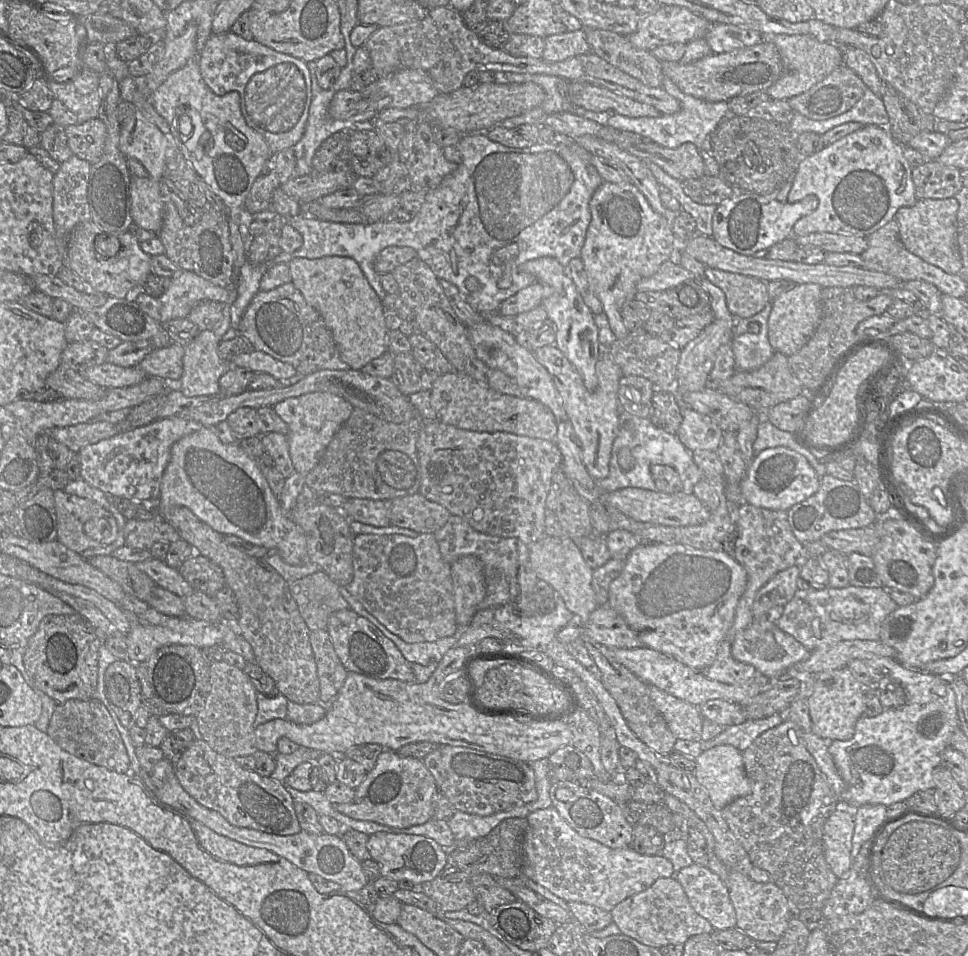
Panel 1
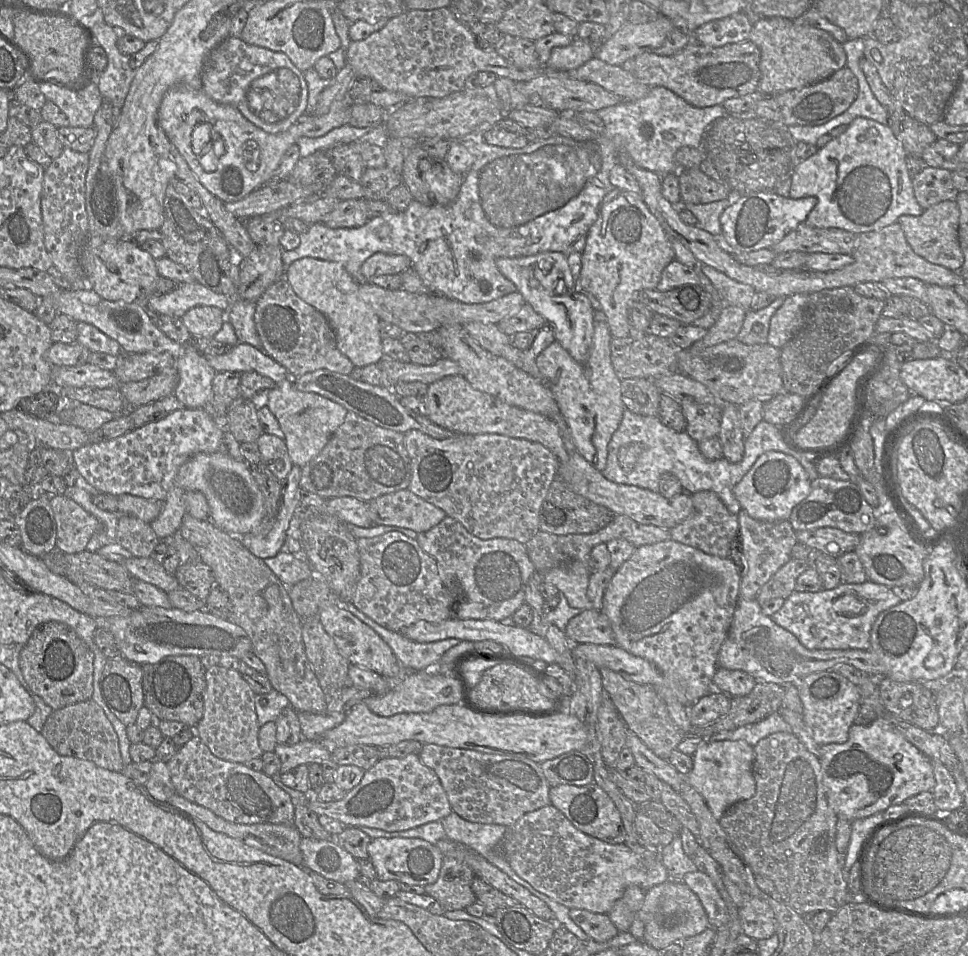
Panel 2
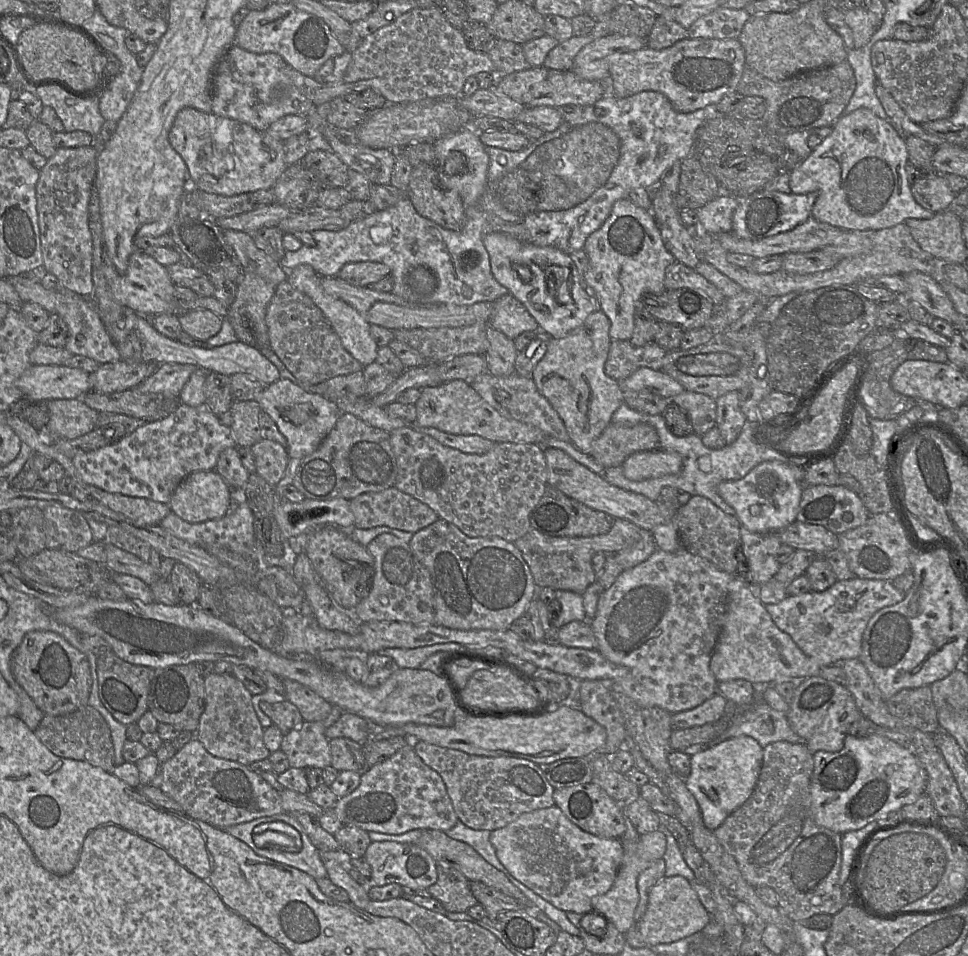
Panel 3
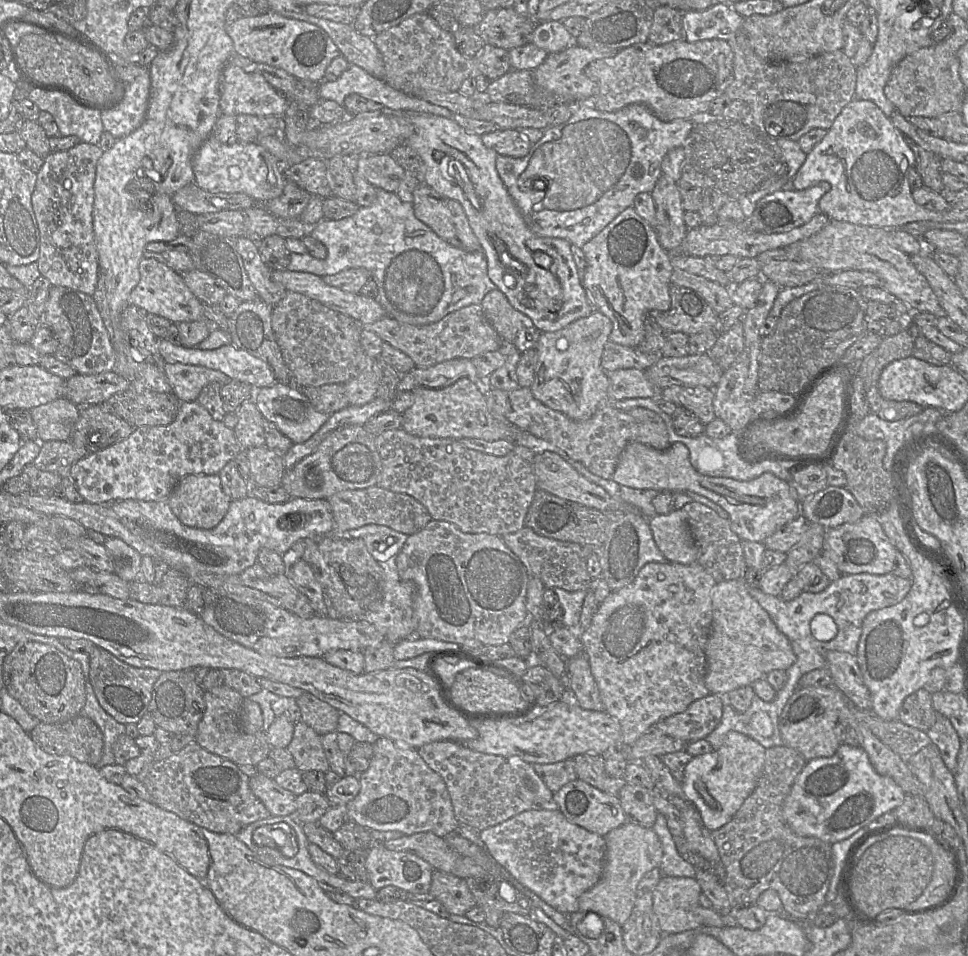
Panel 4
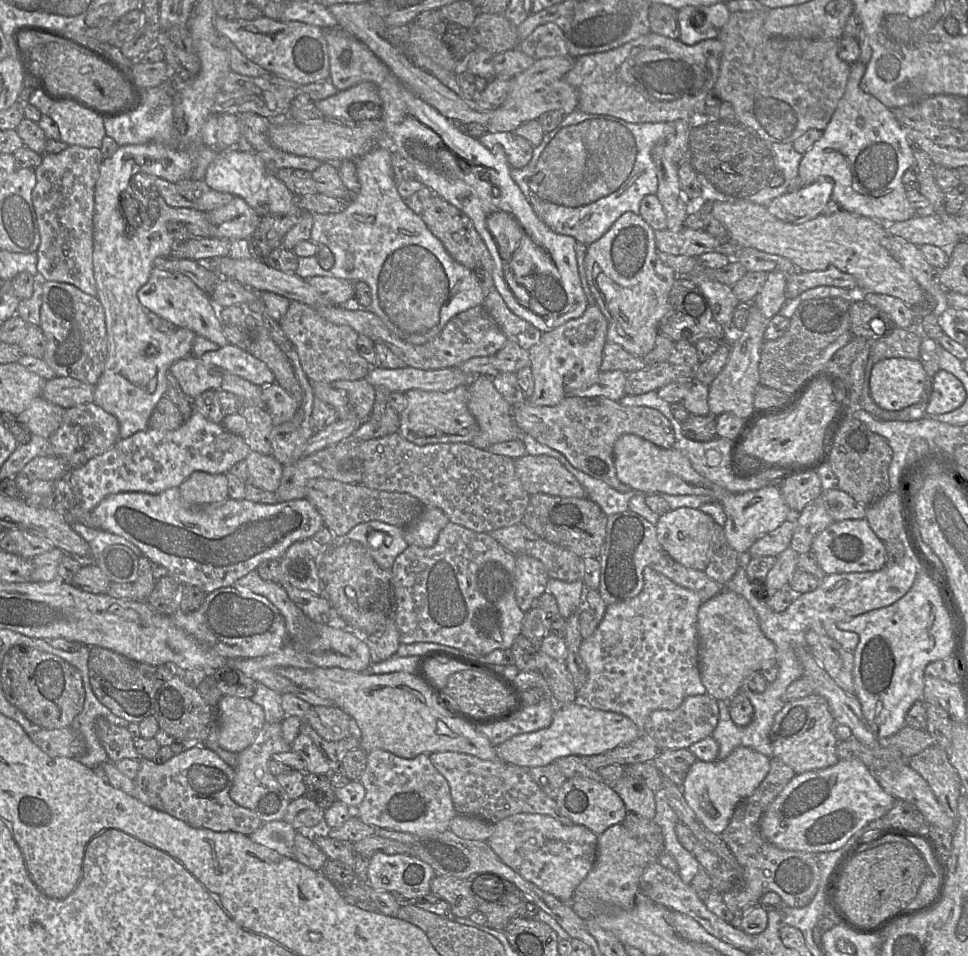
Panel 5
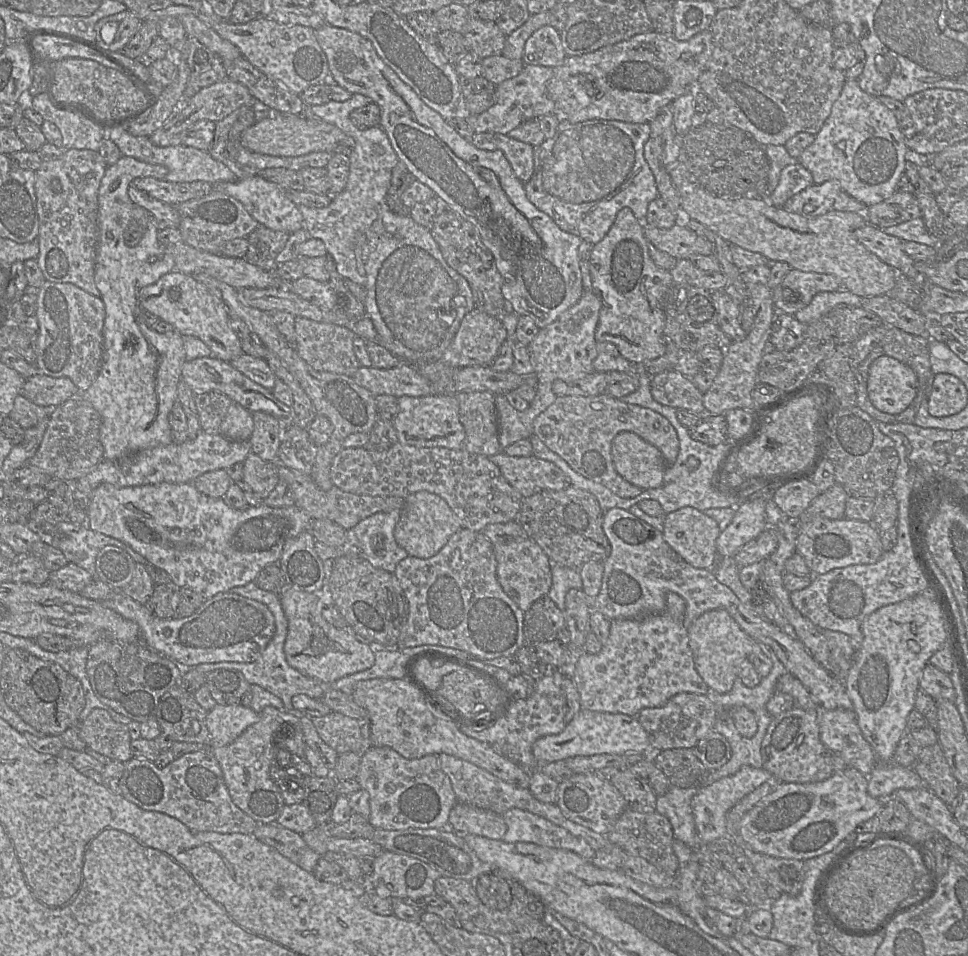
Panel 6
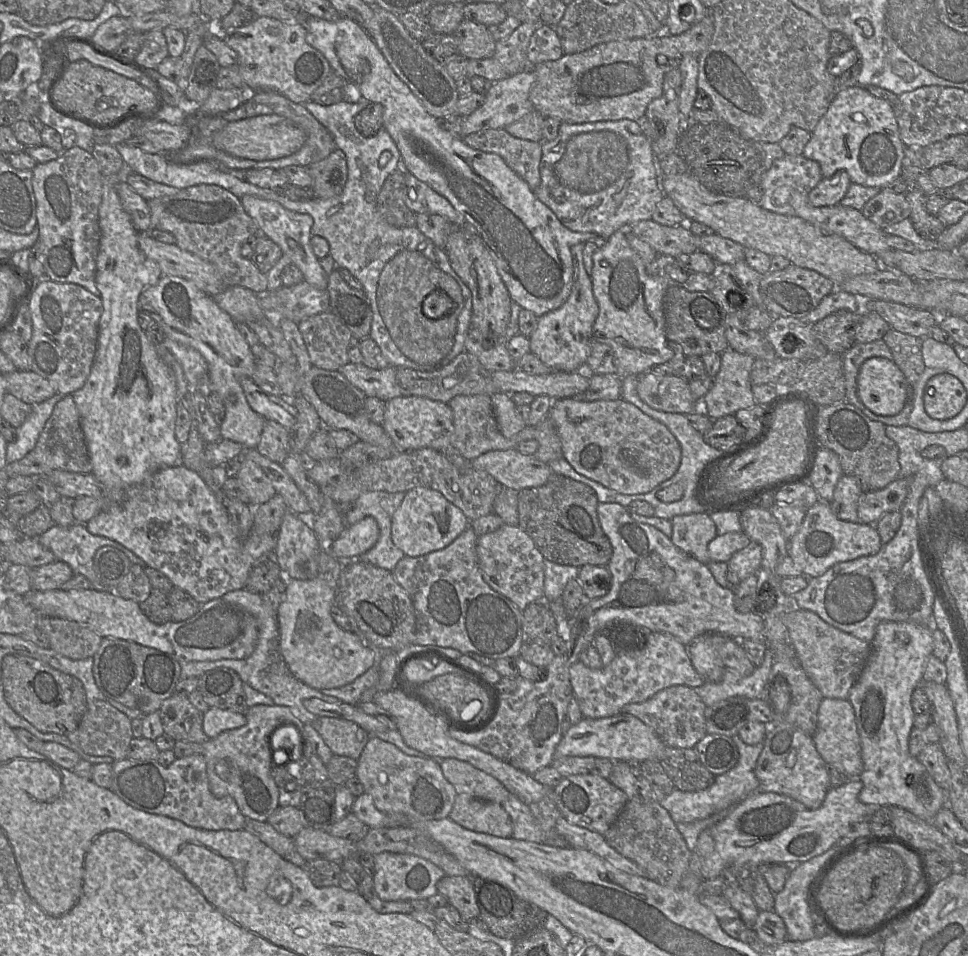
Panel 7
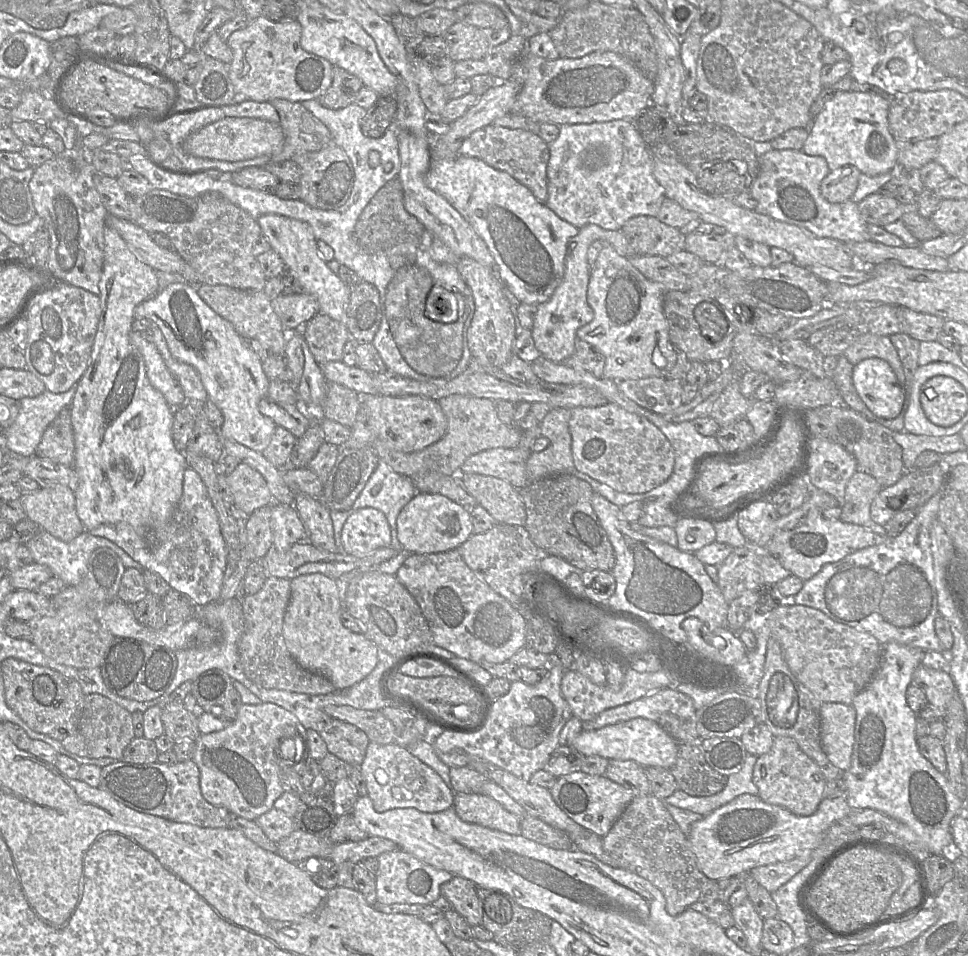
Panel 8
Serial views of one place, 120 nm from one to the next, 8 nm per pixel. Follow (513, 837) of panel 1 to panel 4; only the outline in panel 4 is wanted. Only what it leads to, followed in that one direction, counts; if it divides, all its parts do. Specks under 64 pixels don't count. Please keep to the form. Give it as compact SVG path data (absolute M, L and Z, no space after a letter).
M439 870L433 872L428 893L434 900L439 901L449 914L463 916L476 906L475 898L465 879Z

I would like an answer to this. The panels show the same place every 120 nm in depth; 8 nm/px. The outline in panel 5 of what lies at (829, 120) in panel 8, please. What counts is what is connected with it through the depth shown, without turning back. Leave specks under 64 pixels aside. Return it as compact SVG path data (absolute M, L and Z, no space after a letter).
M860 61L851 65L844 95L839 100L822 137L803 154L798 168L798 178L803 186L810 185L820 178L832 178L834 186L831 200L849 213L869 217L882 224L906 221L916 215L915 209L906 197L907 190L902 182L904 173L911 169L914 163L911 144L892 110L861 90L860 81L865 70L866 64Z

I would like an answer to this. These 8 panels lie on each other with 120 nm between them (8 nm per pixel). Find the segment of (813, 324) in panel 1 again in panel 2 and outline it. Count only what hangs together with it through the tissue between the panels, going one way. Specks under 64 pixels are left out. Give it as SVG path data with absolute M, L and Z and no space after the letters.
M809 294L787 296L770 320L767 343L782 349L805 325Z

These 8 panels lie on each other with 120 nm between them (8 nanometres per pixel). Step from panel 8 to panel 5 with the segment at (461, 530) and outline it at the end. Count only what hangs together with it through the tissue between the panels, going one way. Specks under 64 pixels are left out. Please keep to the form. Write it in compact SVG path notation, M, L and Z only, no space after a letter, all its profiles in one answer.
M425 506L421 515L404 528L403 537L408 545L432 547L440 531L449 523L446 514L437 507Z

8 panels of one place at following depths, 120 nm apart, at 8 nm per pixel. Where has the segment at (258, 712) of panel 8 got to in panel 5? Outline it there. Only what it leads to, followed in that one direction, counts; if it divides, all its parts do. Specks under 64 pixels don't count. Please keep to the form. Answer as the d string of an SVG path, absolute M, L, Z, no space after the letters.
M265 722L252 744L237 753L238 761L234 768L235 777L230 789L230 797L240 806L256 812L263 823L283 820L286 809L291 801L267 766L273 754L291 750L291 744L283 739L281 723L269 724Z

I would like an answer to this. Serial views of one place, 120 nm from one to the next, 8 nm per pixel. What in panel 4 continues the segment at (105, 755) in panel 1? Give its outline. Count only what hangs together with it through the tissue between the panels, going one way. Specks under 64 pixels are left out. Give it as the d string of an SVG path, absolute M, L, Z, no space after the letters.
M83 715L61 723L40 722L29 735L50 754L70 755L90 765L96 765L103 755L103 734L92 719Z

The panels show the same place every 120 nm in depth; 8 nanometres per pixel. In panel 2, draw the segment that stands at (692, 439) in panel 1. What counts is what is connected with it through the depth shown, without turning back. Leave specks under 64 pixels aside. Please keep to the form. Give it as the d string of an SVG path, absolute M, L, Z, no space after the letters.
M693 400L680 402L687 422L686 433L697 443L717 437L722 420L722 405L699 404Z

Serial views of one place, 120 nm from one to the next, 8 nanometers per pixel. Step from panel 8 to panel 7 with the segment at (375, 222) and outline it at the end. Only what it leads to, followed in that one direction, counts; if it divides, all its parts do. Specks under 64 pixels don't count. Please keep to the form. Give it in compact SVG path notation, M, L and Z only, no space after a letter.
M402 167L390 174L377 197L380 217L388 224L398 228L416 226L417 214L410 210L404 201L406 172Z

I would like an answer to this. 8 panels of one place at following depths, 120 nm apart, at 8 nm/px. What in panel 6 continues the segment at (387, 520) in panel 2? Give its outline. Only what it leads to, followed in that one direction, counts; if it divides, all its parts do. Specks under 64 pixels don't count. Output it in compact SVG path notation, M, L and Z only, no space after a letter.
M277 465L279 480L284 480L290 487L294 505L304 510L311 519L328 519L340 525L345 530L353 528L361 520L378 512L389 512L393 509L402 509L404 499L395 496L369 496L345 492L337 486L329 490L321 490L309 475L290 469L284 465Z

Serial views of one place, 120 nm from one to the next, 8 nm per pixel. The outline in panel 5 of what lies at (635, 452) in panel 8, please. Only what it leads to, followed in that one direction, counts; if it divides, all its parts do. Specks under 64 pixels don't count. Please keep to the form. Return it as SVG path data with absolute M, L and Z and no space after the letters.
M566 395L555 406L536 406L526 401L512 405L513 419L522 434L528 434L541 444L562 453L569 463L589 476L605 482L619 492L629 492L632 488L621 482L614 465L614 444L623 434L637 435L663 449L672 449L675 444L674 430L670 421L658 410L645 406L623 406L619 401L606 397L579 397Z

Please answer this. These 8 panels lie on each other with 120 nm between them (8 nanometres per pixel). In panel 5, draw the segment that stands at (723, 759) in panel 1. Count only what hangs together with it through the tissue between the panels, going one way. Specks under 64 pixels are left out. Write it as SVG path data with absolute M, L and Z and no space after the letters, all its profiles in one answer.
M737 747L722 761L696 760L681 786L684 798L697 818L717 835L727 828L732 815L744 799L751 796L770 770L770 758L748 747Z

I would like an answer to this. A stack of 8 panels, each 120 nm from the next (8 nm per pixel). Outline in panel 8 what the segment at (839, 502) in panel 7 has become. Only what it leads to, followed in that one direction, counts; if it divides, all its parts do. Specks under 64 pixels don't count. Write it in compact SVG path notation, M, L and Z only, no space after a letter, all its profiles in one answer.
M855 472L845 489L845 504L842 507L840 520L861 525L880 537L887 537L884 527L870 518L870 505L881 490L882 486L874 477Z

